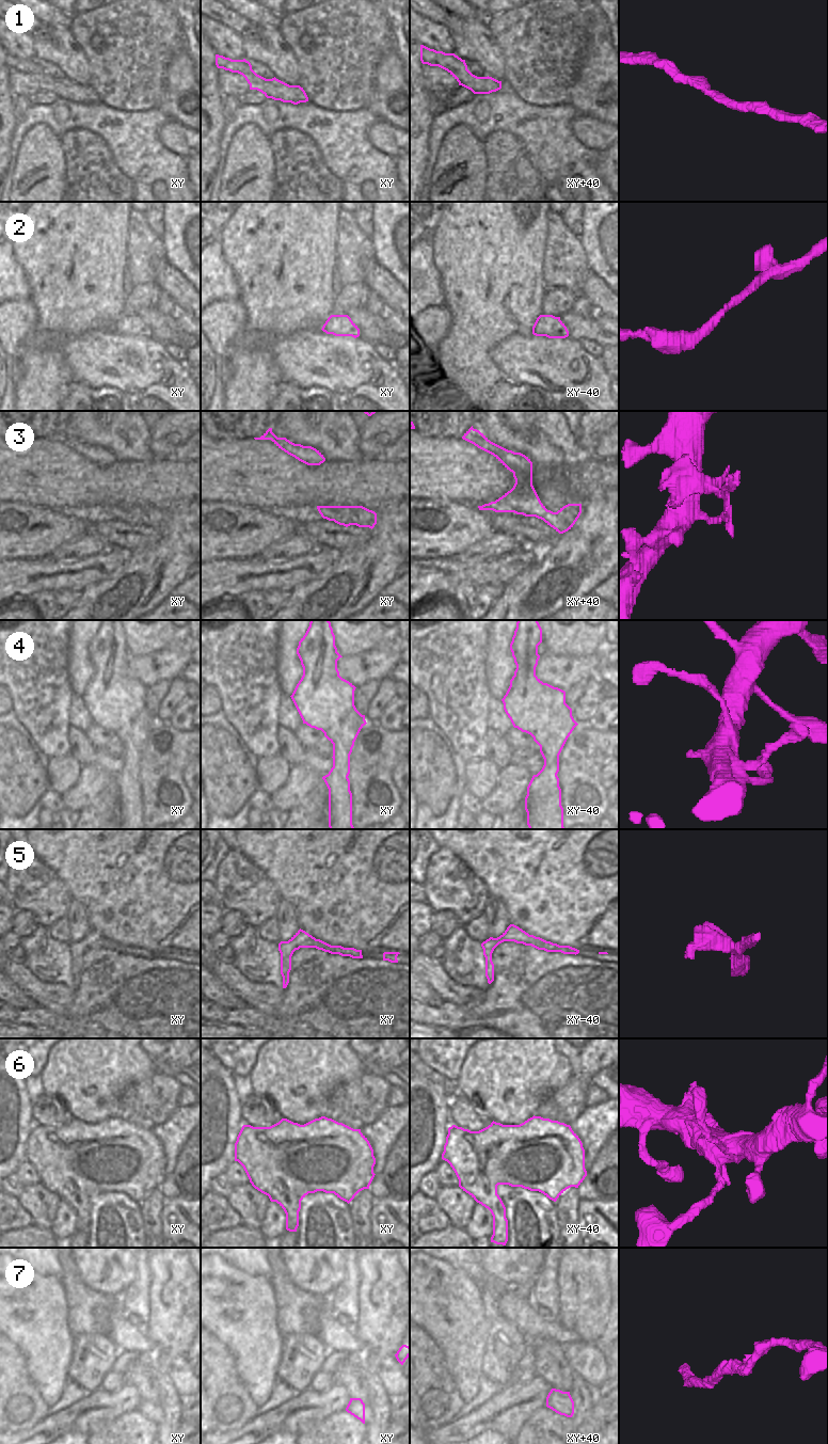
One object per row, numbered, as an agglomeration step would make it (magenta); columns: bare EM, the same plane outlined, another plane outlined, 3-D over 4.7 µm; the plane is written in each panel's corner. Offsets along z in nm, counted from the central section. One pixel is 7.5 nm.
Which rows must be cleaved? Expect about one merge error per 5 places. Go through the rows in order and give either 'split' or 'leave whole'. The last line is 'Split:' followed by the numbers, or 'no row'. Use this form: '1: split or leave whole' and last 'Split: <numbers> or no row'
1: leave whole
2: leave whole
3: split
4: leave whole
5: split
6: leave whole
7: leave whole
Split: 3, 5

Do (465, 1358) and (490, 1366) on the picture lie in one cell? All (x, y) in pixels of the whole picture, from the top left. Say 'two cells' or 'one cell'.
two cells

